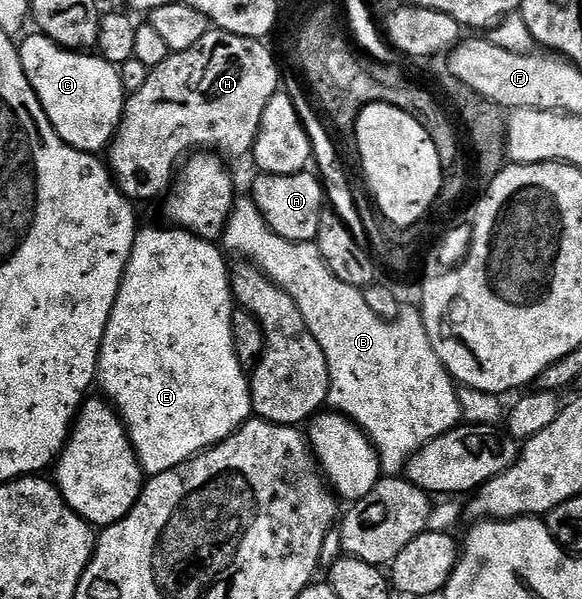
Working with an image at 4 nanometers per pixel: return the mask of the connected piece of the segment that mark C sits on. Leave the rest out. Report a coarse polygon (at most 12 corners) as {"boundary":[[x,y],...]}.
{"boundary":[[47,34],[18,55],[52,128],[105,151],[128,97],[119,67]]}

